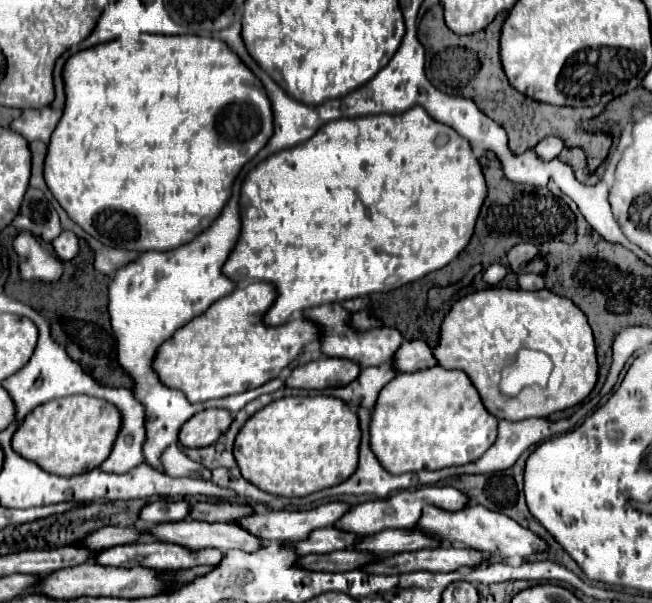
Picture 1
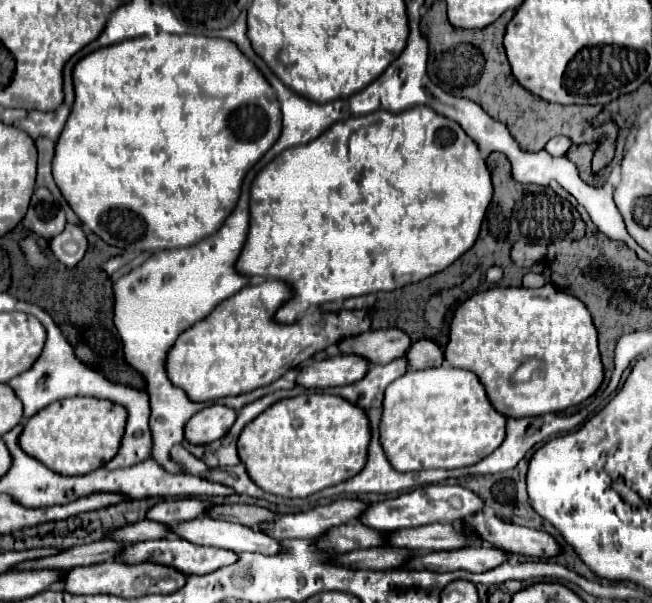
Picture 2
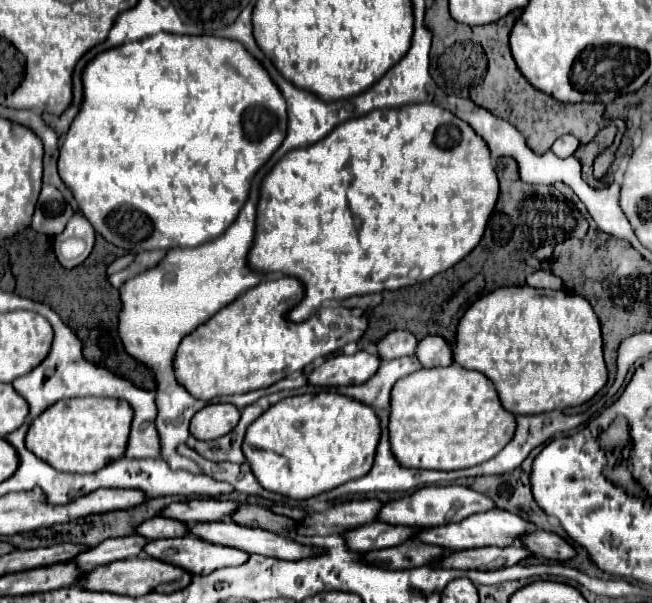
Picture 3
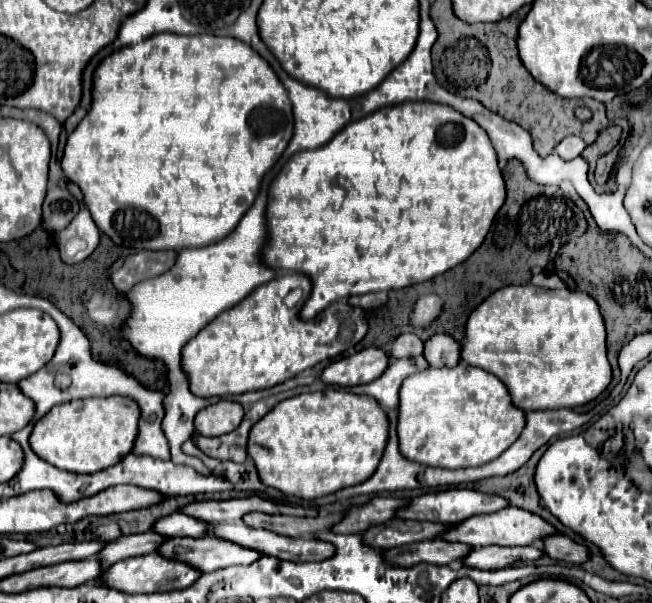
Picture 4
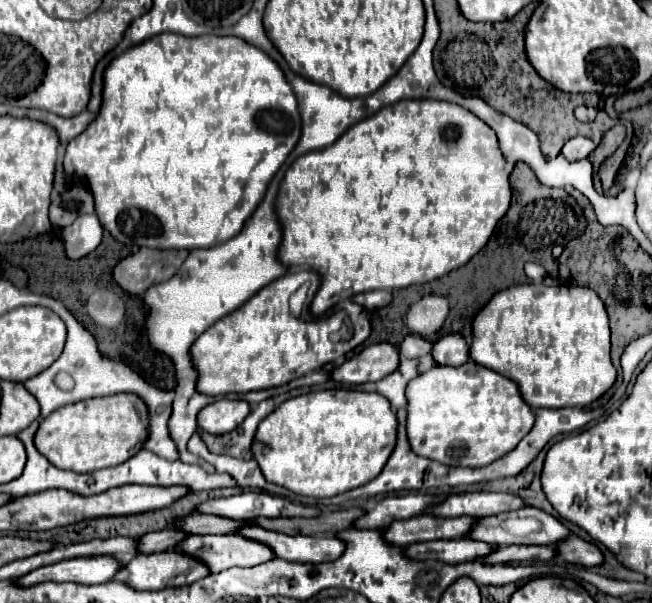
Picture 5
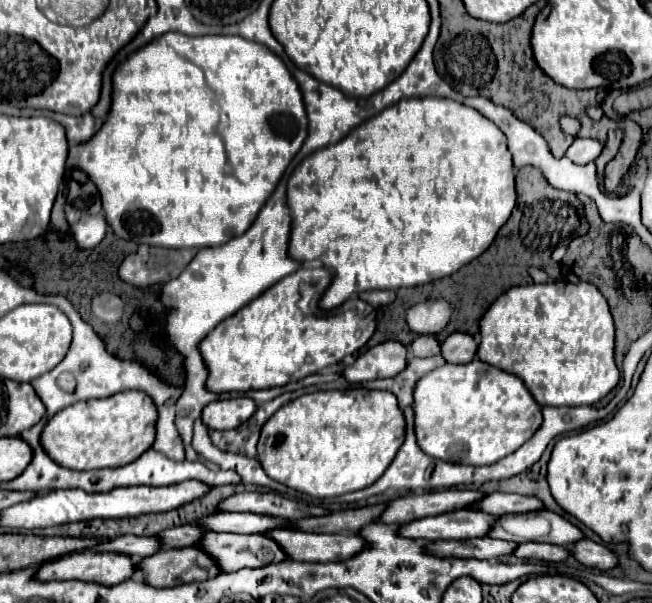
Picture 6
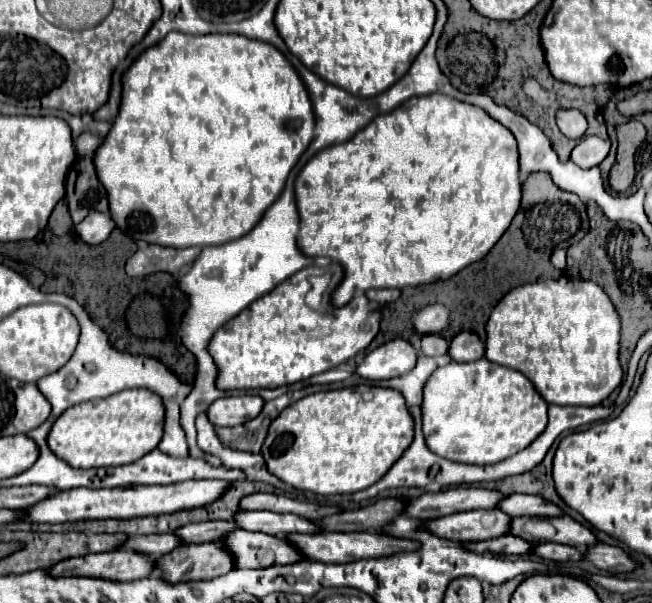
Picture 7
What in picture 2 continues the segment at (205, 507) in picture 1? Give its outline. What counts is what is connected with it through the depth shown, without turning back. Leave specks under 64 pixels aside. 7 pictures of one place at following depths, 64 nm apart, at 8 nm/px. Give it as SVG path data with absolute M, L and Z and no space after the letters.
M212 506L208 512L210 518L222 518L228 522L236 522L242 526L252 526L256 528L262 522L274 522L276 514L270 512L268 508L260 508L260 506Z

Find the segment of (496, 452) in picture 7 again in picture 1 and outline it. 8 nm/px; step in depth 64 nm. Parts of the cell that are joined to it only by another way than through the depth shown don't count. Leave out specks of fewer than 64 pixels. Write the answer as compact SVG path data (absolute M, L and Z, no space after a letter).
M442 366L404 372L390 380L372 414L370 444L392 474L438 470L476 462L498 438L498 418L490 414L468 374Z

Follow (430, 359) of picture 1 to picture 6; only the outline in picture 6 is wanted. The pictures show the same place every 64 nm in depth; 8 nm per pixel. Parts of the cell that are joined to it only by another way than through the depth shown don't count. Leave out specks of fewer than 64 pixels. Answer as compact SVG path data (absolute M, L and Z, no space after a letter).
M466 332L450 334L442 344L442 356L446 358L446 362L452 362L452 364L472 362L476 354L478 354L478 344Z

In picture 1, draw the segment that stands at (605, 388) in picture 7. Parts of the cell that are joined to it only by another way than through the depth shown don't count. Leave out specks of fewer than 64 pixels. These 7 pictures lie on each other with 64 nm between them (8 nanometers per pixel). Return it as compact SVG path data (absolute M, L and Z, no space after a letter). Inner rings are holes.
M486 288L486 290L478 290L478 292L472 292L472 294L464 296L464 298L462 298L462 300L458 300L458 302L450 308L450 312L446 314L446 318L444 318L444 322L442 322L440 344L438 344L438 348L434 350L434 356L438 358L438 364L440 364L440 366L444 366L444 368L450 368L450 370L464 370L464 372L470 376L470 380L474 382L476 390L480 392L480 396L482 396L482 400L484 400L484 406L486 406L492 414L496 414L496 418L500 418L500 420L512 420L512 422L514 422L514 420L532 418L532 416L550 416L552 412L572 408L572 406L580 404L580 402L582 402L582 400L584 400L584 398L594 390L594 386L596 386L596 382L598 382L596 344L594 344L594 334L592 334L592 328L590 328L590 324L588 324L586 314L584 314L584 312L582 312L582 310L580 310L572 300L570 300L570 298L558 296L558 294L554 294L552 290L548 290L548 288L534 290L534 292L520 290L520 288ZM518 352L524 352L524 356L528 356L526 352L544 352L544 354L548 354L548 356L550 356L550 360L552 360L552 364L554 364L554 370L552 370L552 374L550 374L550 380L548 380L546 388L536 388L536 386L532 386L532 388L524 388L524 392L520 392L516 398L510 398L510 396L506 396L506 394L502 394L502 392L500 392L498 384L500 384L502 370L504 370L508 364L512 364L512 360L516 358L516 354L518 354Z

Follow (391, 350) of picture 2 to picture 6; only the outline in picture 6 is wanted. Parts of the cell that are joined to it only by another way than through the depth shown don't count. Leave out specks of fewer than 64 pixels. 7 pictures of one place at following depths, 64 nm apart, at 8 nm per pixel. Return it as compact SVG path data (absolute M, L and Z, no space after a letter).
M418 336L410 346L412 356L436 356L440 354L440 342L434 336Z

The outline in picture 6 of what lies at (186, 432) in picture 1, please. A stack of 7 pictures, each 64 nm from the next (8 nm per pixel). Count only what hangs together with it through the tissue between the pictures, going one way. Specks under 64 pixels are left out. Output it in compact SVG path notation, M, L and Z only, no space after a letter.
M226 398L208 404L202 412L202 420L212 430L232 430L244 424L244 420L248 420L254 412L256 402L252 398Z

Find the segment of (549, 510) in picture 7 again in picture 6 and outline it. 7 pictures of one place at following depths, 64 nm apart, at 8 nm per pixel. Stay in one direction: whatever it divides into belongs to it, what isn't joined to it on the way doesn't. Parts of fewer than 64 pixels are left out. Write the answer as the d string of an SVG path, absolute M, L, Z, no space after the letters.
M492 492L492 494L488 494L478 508L484 510L484 512L488 512L488 514L496 514L496 516L546 510L544 502L540 498L536 498L536 496L504 494L504 492Z

